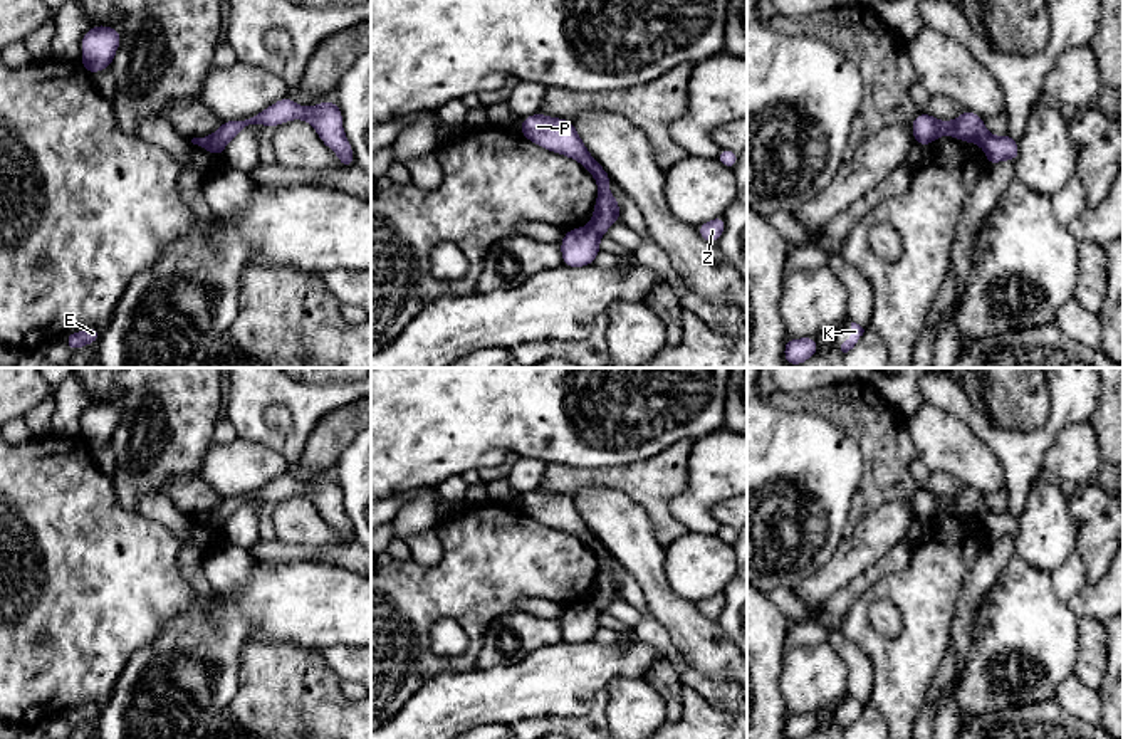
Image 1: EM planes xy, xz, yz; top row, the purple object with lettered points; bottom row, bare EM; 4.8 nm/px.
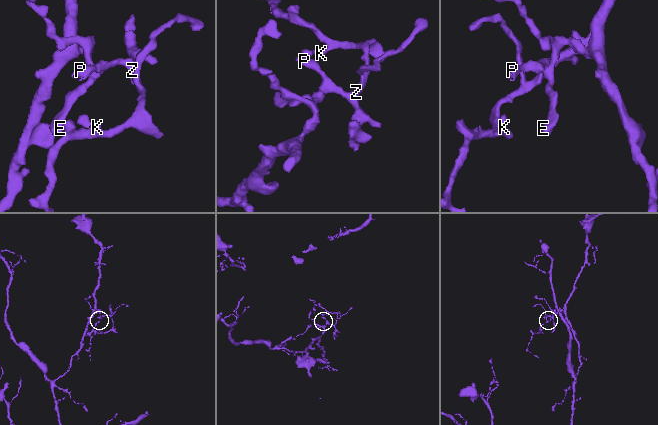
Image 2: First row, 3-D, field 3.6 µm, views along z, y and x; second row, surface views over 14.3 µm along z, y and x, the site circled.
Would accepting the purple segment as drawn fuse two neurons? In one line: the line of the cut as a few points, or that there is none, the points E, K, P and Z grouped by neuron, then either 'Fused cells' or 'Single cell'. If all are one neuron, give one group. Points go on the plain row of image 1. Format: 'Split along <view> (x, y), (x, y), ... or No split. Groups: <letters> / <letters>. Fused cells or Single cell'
Split along xz (588, 602), (601, 612). Groups: E / K P Z. Fused cells

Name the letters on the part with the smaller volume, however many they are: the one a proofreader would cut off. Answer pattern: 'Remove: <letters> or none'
Remove: K, P, Z

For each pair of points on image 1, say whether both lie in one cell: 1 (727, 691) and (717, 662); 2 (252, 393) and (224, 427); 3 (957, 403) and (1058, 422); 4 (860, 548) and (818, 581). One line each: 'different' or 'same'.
1: different
2: different
3: same
4: same

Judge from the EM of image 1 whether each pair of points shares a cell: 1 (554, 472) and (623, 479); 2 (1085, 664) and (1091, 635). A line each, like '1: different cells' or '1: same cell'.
1: same cell
2: same cell

